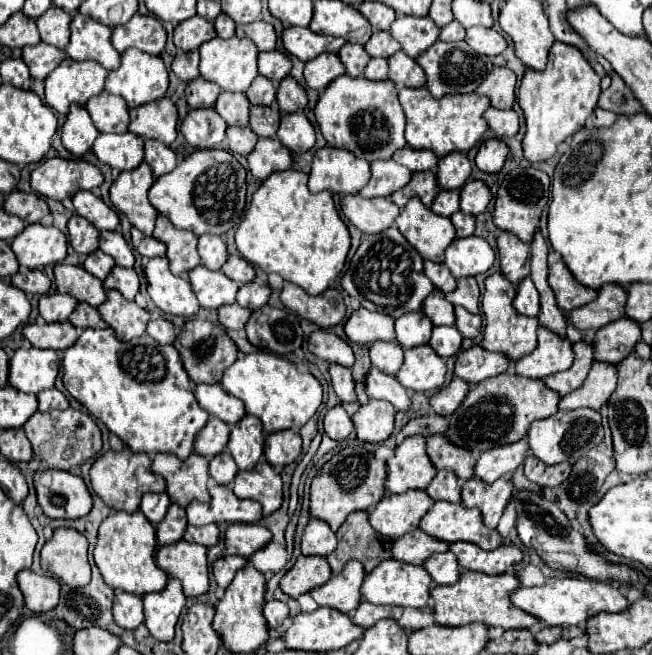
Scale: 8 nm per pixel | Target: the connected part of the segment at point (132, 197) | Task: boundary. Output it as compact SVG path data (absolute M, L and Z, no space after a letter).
M143 162L137 170L121 172L109 190L111 204L117 212L123 212L129 222L145 236L151 236L157 210L147 200L147 190L155 182L151 168Z

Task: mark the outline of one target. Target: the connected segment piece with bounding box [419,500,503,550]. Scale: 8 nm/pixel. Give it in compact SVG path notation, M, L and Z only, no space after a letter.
M445 500L435 502L435 506L421 518L419 528L439 540L449 540L449 544L463 540L473 542L483 550L495 550L503 544L503 536L495 528L485 528L477 508L473 510Z

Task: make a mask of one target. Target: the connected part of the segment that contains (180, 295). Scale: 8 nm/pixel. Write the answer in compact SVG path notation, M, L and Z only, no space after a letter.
M159 256L159 258L151 258L147 268L145 268L145 276L147 276L147 292L151 296L151 300L167 314L175 314L175 316L195 316L199 312L199 302L191 290L189 280L175 276L169 270L169 260L167 256Z

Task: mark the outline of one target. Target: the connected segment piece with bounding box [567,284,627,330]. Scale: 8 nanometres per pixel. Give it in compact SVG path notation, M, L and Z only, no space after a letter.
M605 284L605 288L601 288L599 296L593 302L567 312L567 318L575 324L577 330L597 330L625 316L625 300L625 288L621 288L619 284Z

